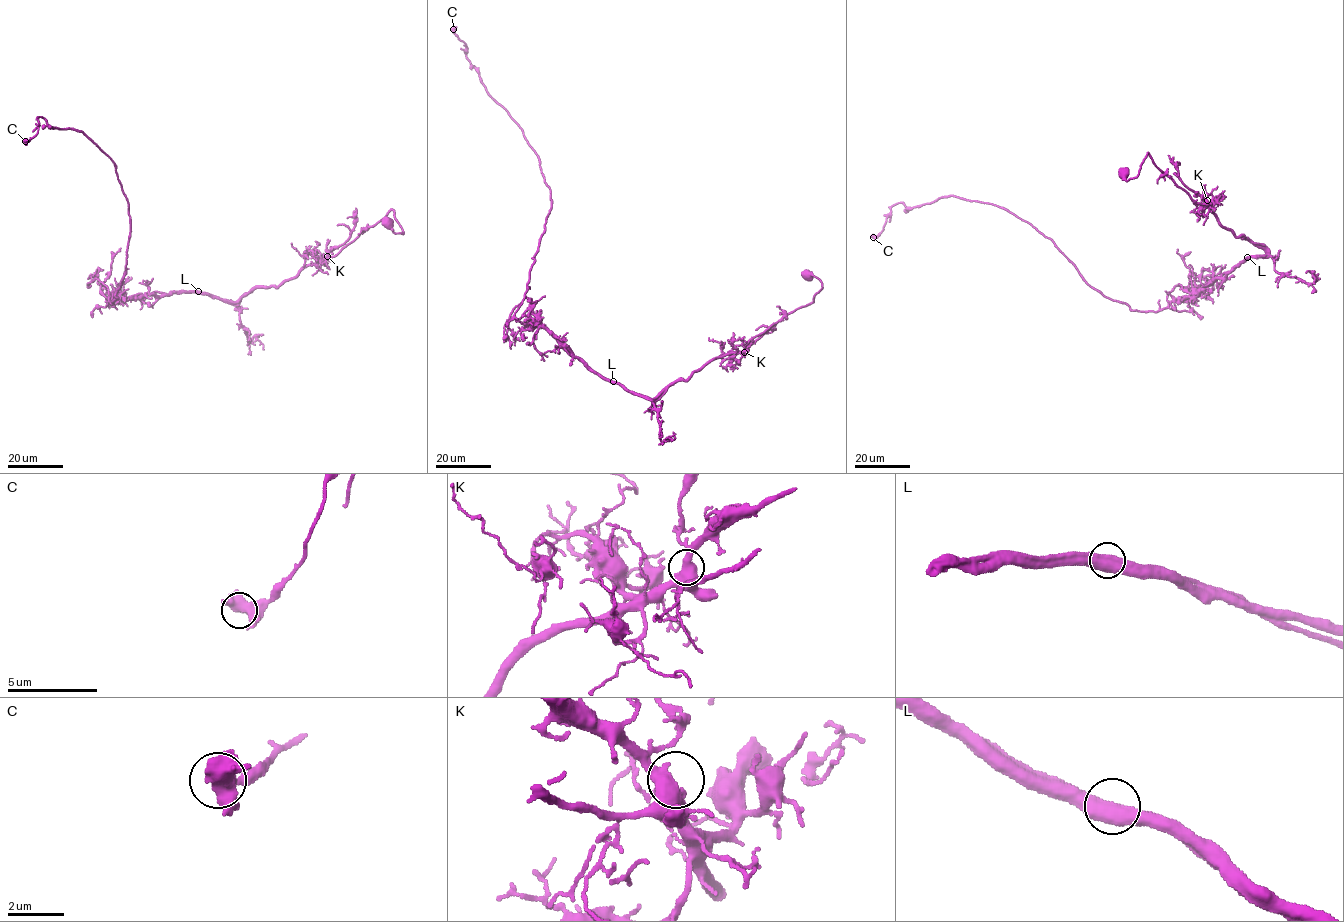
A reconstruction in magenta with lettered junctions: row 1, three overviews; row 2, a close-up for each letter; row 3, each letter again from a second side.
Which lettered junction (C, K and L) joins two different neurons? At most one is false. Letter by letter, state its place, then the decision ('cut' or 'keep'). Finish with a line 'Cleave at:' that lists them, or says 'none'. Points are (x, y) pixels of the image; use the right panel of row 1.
C: at (873, 237); keep
K: at (1207, 200); keep
L: at (1247, 257); cut
Cleave at: L

